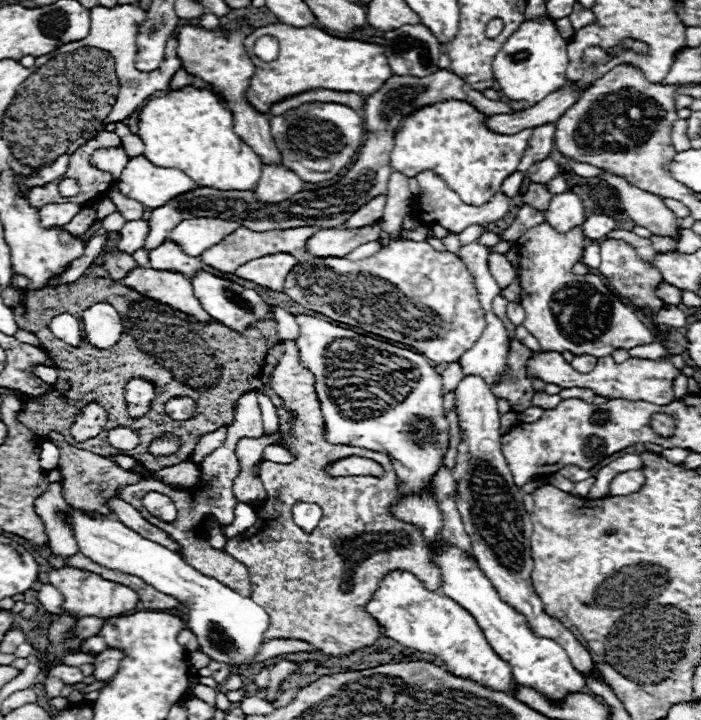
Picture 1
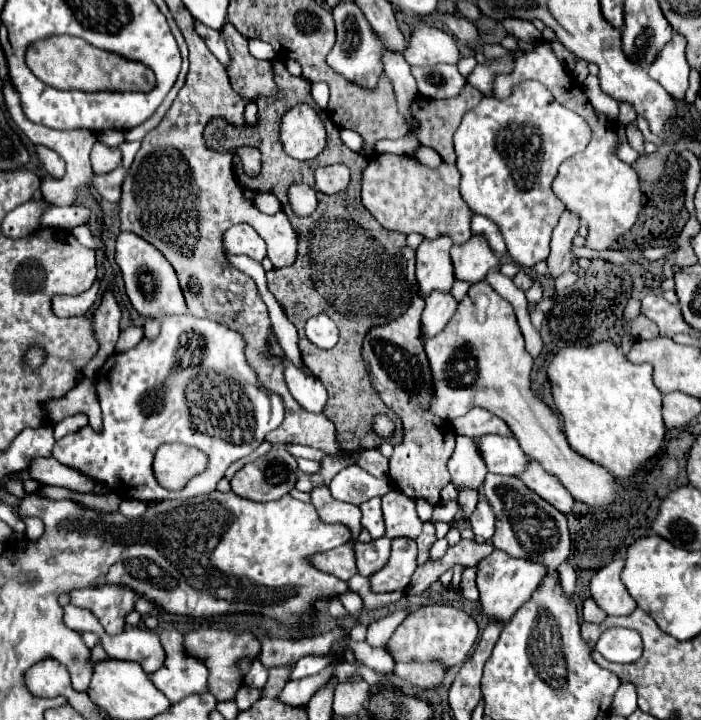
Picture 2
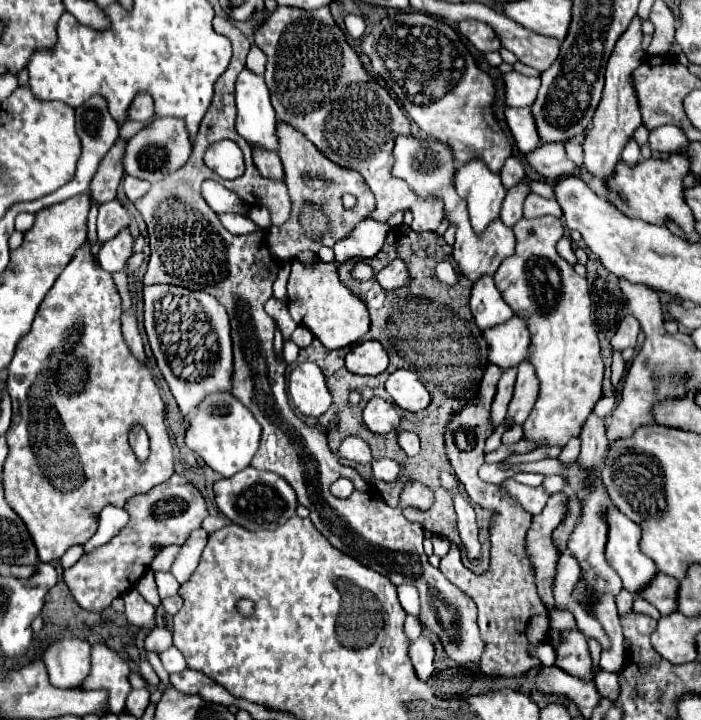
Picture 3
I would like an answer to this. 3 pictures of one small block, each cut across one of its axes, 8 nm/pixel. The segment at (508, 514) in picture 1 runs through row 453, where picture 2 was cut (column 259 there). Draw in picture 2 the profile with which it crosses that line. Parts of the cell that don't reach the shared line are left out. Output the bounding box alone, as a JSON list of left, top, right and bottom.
[232,446,298,502]

